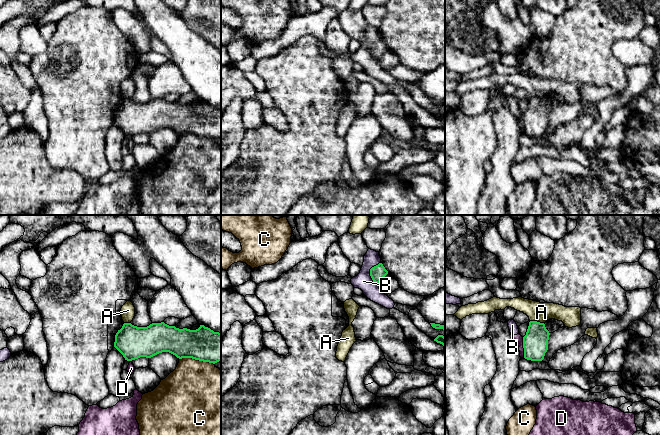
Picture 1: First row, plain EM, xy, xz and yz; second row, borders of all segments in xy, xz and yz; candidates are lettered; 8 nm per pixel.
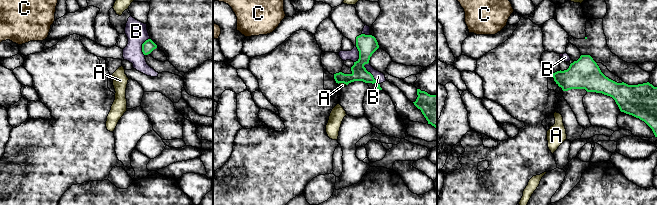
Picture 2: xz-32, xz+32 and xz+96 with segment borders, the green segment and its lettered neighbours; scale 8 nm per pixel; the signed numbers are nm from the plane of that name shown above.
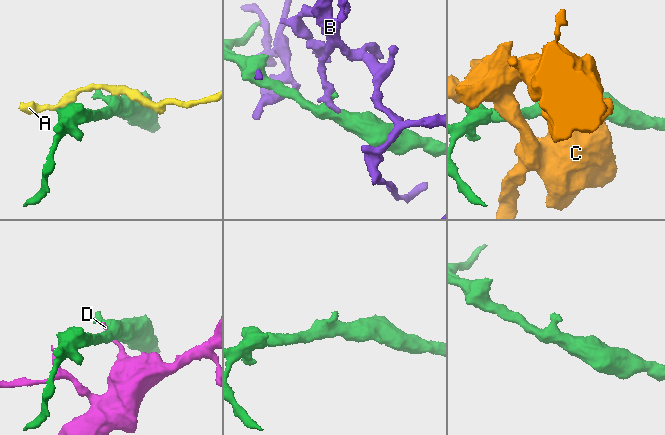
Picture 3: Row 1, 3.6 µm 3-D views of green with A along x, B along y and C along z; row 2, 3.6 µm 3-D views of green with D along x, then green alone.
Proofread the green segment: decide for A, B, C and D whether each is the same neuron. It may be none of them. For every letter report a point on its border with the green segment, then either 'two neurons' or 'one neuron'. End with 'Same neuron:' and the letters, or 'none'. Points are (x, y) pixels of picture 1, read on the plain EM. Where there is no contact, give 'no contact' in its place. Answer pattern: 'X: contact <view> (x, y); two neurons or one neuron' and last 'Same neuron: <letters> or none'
A: contact yz (536, 97); two neurons
B: contact xz (370, 48); two neurons
C: contact xy (196, 135); two neurons
D: contact yz (523, 123); two neurons
Same neuron: none

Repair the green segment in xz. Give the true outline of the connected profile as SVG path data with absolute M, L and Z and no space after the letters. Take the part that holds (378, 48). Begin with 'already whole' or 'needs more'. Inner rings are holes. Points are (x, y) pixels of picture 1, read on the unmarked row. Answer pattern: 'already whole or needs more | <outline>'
already whole | M379 39L378 41L372 43L370 45L370 52L373 56L373 58L379 60L380 57L385 54L385 52L388 50L388 47L385 45L382 39Z

